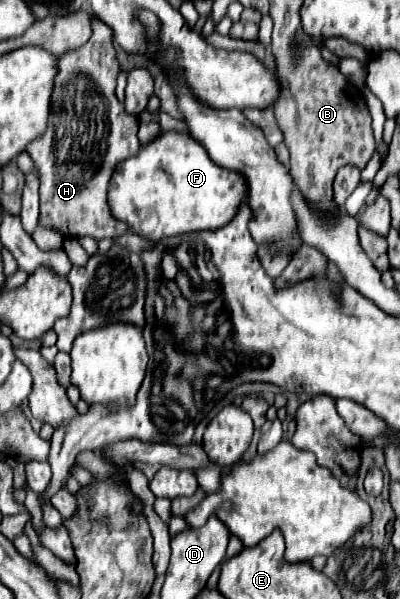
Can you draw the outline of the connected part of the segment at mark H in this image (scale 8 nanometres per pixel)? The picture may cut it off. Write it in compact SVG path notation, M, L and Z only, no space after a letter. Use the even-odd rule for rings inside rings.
M95 19L93 27L95 31L87 45L59 57L55 99L51 99L51 121L47 121L47 131L35 139L27 151L39 167L39 225L55 227L65 237L89 235L93 239L103 239L129 233L127 223L111 215L107 187L115 165L139 153L141 143L137 139L139 119L129 115L115 95L119 61L113 47L113 31L99 19ZM105 129L109 129L107 139Z

